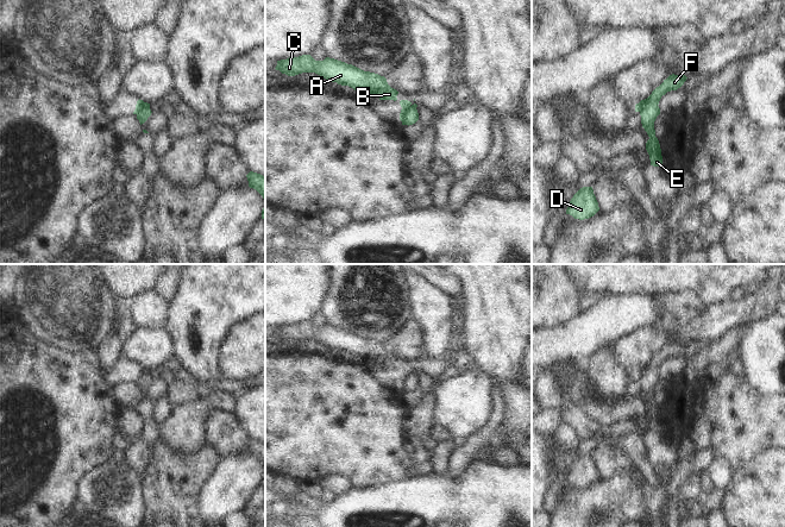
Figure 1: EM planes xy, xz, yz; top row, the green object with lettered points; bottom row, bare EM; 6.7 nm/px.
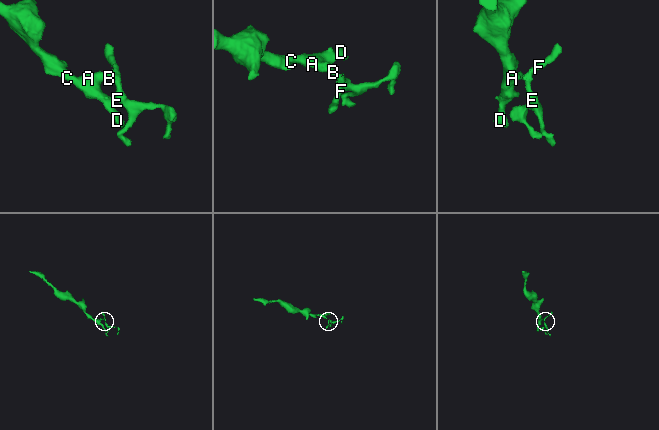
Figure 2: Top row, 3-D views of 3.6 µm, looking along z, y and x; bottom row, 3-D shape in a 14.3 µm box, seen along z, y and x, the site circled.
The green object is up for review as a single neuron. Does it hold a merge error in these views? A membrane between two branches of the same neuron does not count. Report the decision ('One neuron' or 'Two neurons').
Two neurons.

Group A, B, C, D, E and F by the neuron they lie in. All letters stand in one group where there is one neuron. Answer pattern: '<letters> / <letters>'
A B C D / E F

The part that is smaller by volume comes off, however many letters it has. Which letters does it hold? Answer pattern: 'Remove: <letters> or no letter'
Remove: E, F

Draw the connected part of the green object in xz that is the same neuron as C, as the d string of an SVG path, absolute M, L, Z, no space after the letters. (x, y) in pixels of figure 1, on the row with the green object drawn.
M302 55L277 61L275 69L288 76L315 73L329 82L353 88L357 95L365 98L377 95L379 100L397 100L398 92L388 84L384 76L364 71L334 58L326 57L324 61L315 61L310 55Z

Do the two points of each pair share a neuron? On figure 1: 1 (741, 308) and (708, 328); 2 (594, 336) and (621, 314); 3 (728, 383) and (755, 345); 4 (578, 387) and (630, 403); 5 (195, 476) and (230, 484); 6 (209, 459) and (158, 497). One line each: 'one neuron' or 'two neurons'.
1: one neuron
2: one neuron
3: two neurons
4: one neuron
5: two neurons
6: one neuron

